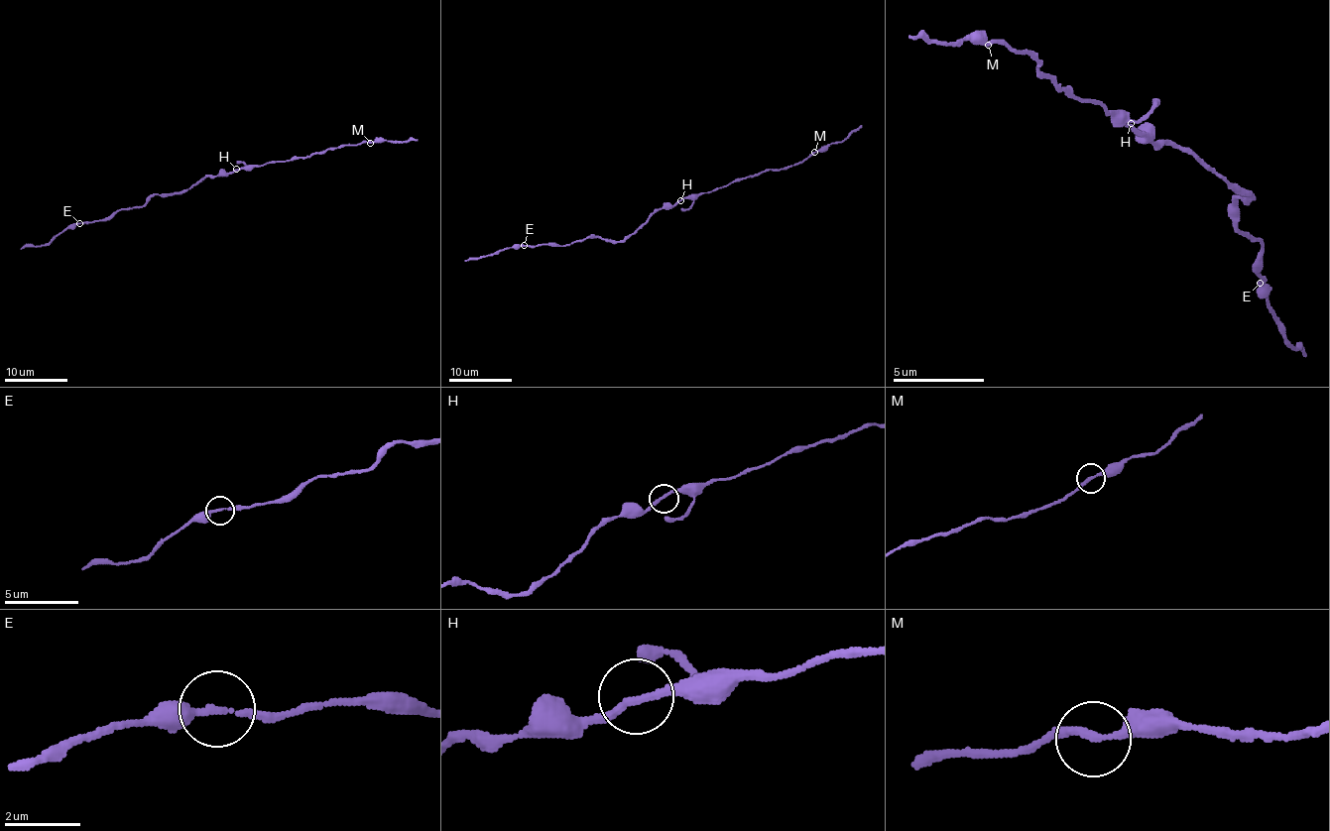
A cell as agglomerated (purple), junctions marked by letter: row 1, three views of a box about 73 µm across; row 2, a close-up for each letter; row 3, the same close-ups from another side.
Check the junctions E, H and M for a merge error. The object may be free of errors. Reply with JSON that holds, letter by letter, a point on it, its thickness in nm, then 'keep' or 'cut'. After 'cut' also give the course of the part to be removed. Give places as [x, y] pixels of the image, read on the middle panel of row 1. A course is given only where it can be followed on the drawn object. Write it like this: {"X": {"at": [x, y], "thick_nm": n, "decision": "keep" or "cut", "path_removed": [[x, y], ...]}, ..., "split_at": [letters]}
{"E": {"at": [524, 245], "thick_nm": 200, "decision": "keep"}, "H": {"at": [680, 200], "thick_nm": 200, "decision": "keep"}, "M": {"at": [814, 152], "thick_nm": 200, "decision": "keep"}, "split_at": []}

